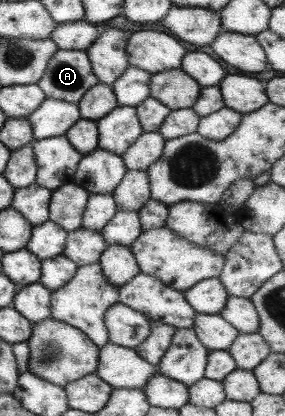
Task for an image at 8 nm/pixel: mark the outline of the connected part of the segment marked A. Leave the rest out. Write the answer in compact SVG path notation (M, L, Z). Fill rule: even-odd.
M57 49L36 85L46 98L77 104L83 93L97 83L86 51Z

